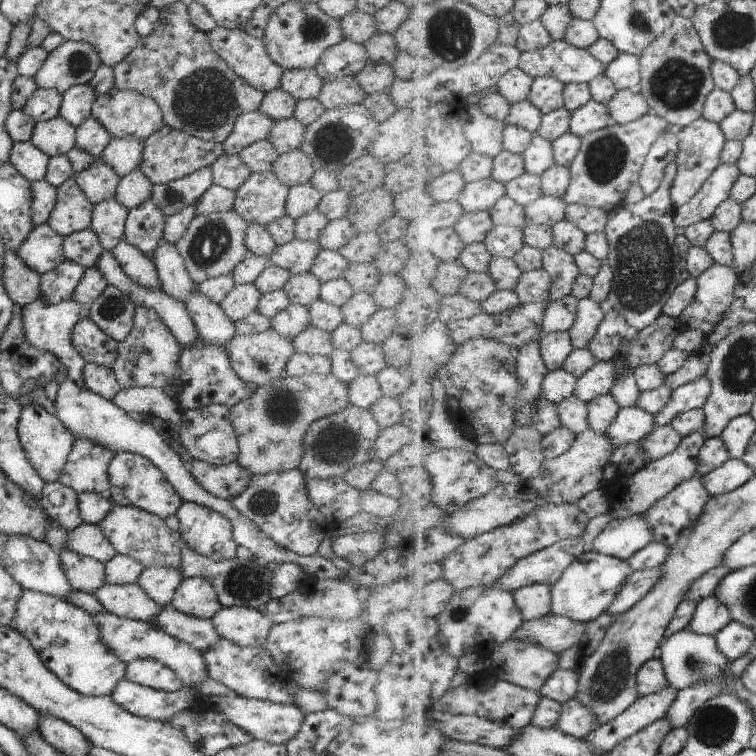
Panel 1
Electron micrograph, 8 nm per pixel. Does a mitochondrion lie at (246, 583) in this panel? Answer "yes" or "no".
yes

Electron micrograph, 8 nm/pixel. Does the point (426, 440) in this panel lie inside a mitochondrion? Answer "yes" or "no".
no

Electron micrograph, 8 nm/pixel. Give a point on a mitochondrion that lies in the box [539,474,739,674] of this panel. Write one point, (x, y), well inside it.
(692, 664)

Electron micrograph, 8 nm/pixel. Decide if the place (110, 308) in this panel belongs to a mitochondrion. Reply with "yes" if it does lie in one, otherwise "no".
yes

